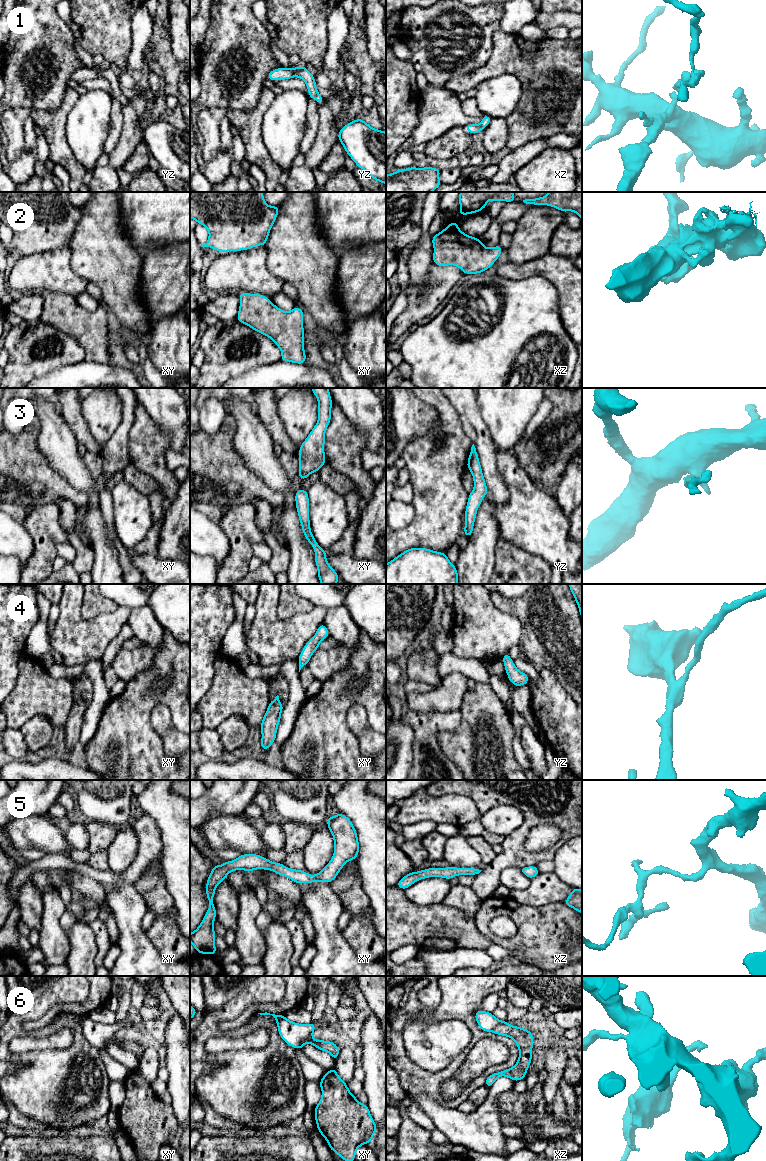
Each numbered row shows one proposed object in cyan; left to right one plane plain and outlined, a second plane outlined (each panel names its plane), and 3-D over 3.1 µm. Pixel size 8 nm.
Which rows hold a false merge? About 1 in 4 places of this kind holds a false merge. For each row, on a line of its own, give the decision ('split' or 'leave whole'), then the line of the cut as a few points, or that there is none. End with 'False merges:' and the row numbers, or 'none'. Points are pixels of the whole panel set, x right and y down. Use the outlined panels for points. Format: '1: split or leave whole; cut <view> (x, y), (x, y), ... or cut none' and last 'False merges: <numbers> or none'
1: leave whole; cut none
2: leave whole; cut none
3: leave whole; cut none
4: leave whole; cut none
5: leave whole; cut none
6: split; cut xy (311, 1035), (307, 1036), (296, 1047)
False merges: 6

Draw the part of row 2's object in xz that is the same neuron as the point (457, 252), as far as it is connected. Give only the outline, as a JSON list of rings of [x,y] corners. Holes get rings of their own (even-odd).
[[[451,222],[432,237],[433,262],[437,266],[458,266],[464,274],[478,274],[489,269],[499,258],[500,245],[487,248],[479,238],[463,233],[457,222]]]

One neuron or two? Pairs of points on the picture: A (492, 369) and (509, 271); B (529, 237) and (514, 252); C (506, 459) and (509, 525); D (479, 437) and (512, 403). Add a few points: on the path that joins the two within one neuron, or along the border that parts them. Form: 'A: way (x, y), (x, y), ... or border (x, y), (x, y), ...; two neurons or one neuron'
A: border (495, 274), (511, 279), (524, 279), (531, 276); two neurons
B: way (525, 241), (518, 248); one neuron
C: way (514, 475), (514, 509); one neuron
D: border (477, 407), (489, 431), (494, 451); two neurons

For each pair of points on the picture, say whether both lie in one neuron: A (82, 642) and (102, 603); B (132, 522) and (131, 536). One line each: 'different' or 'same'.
A: different
B: same

